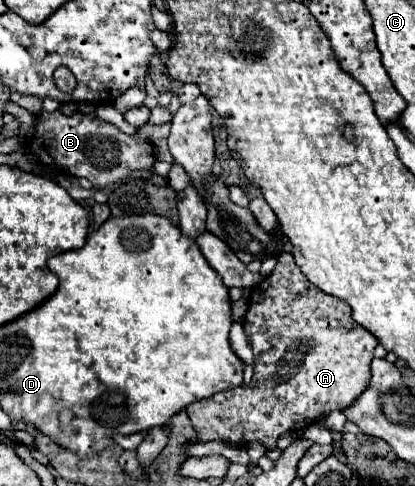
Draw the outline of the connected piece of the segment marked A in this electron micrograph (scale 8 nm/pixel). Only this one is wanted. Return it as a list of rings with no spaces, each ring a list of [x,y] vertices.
[[[289,252],[279,254],[273,272],[253,288],[243,328],[255,354],[251,382],[247,386],[217,392],[185,408],[201,442],[221,440],[235,446],[261,442],[267,450],[275,450],[281,434],[305,428],[329,412],[345,410],[369,384],[369,364],[373,360],[377,338],[353,322],[347,302],[325,294],[309,282]]]

